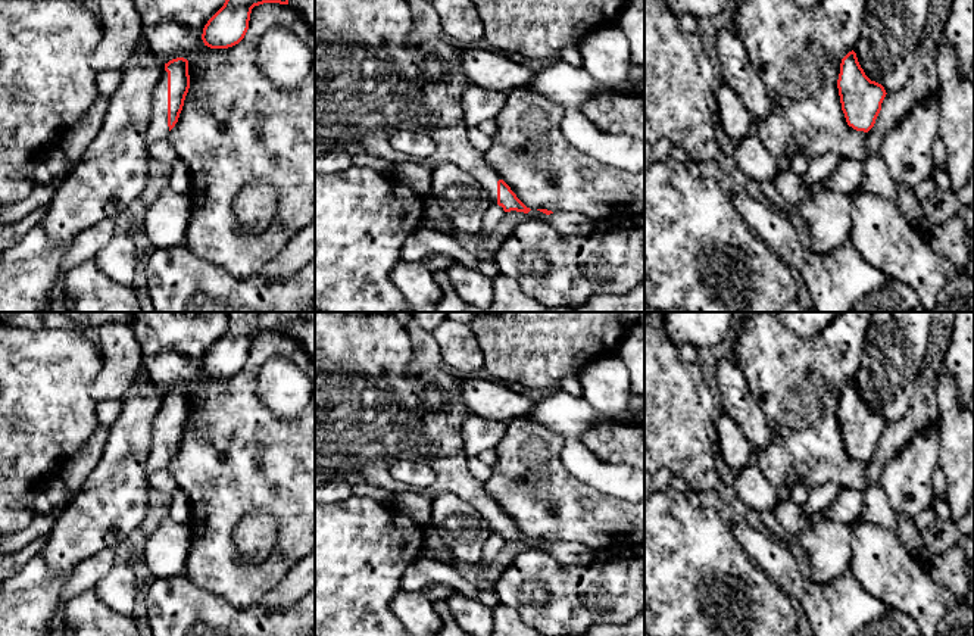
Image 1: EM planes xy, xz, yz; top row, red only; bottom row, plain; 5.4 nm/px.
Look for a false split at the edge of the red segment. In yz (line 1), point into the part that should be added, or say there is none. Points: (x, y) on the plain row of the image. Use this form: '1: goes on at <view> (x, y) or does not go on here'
1: does not go on here

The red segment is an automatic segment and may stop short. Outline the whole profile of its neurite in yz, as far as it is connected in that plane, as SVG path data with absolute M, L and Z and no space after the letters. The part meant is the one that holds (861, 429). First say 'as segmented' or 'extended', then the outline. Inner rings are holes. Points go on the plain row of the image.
as segmented | M853 380L842 389L837 418L847 455L868 462L887 423L881 414L865 405Z

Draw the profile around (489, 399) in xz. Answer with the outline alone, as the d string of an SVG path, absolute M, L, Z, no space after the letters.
M481 378L461 381L458 398L468 415L478 415L486 420L503 423L522 418L537 402L528 396L512 392L502 383Z

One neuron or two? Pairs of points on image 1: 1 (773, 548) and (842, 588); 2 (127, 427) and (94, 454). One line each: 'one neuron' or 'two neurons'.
1: one neuron
2: two neurons

